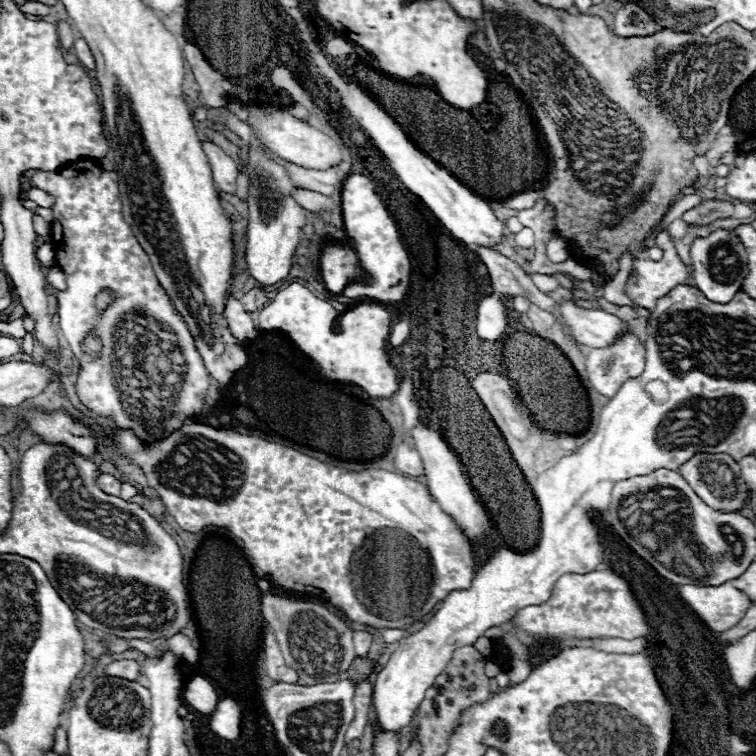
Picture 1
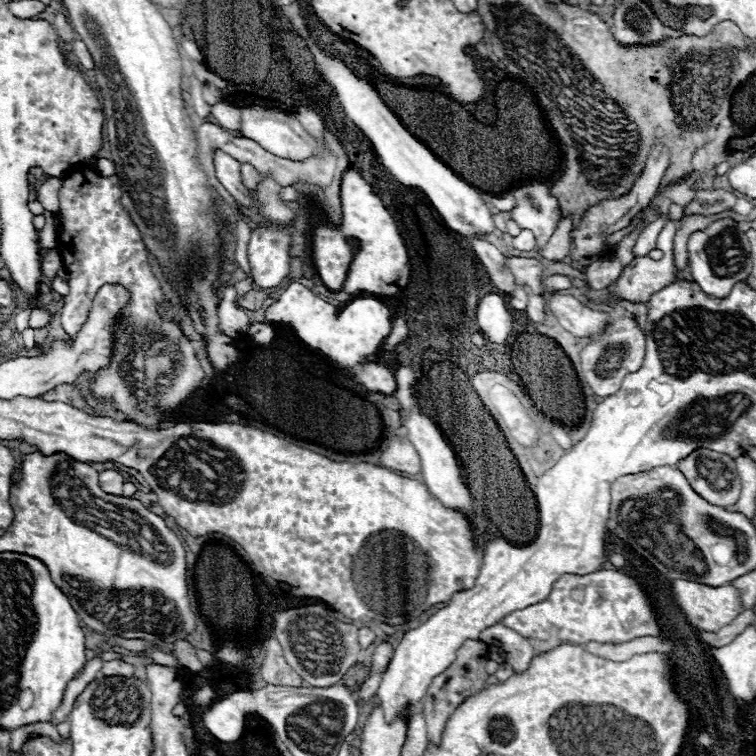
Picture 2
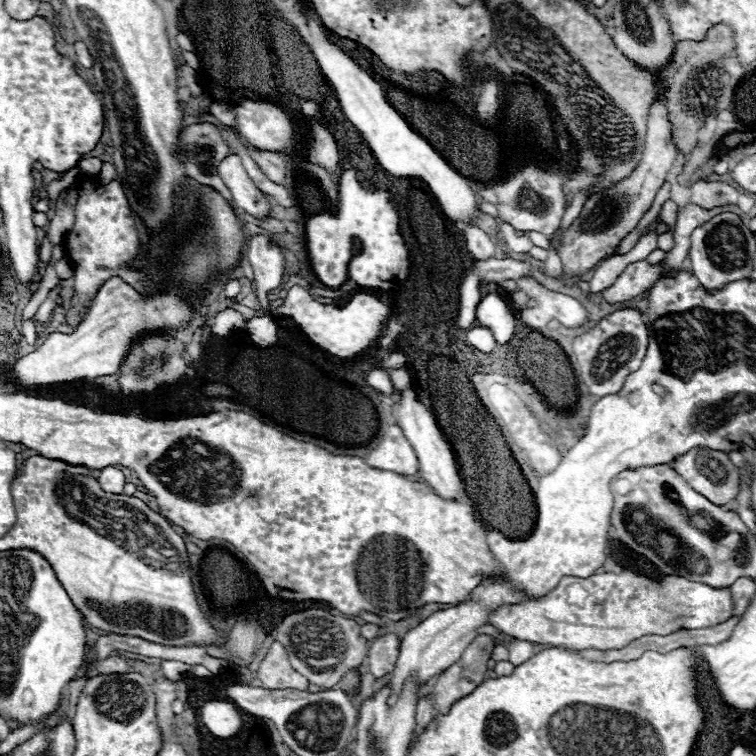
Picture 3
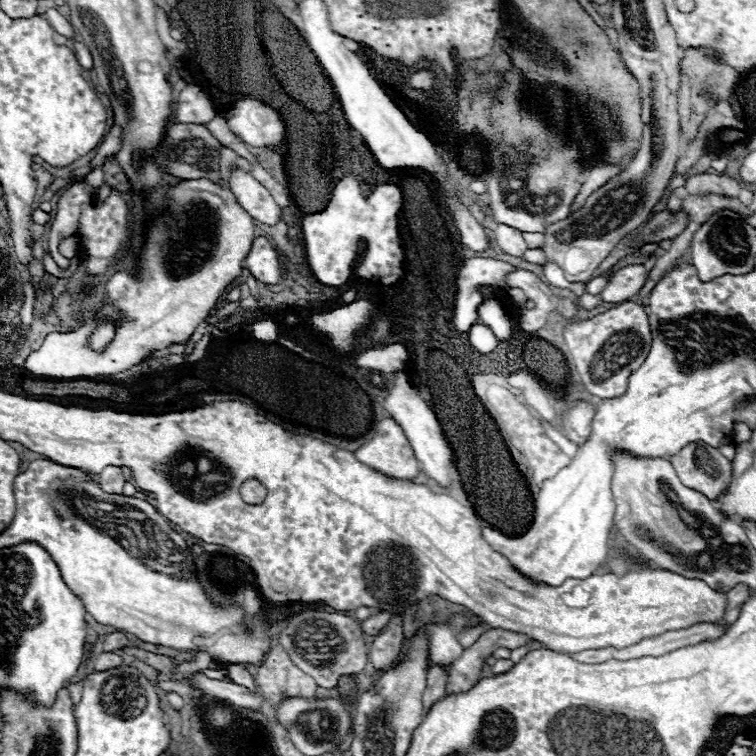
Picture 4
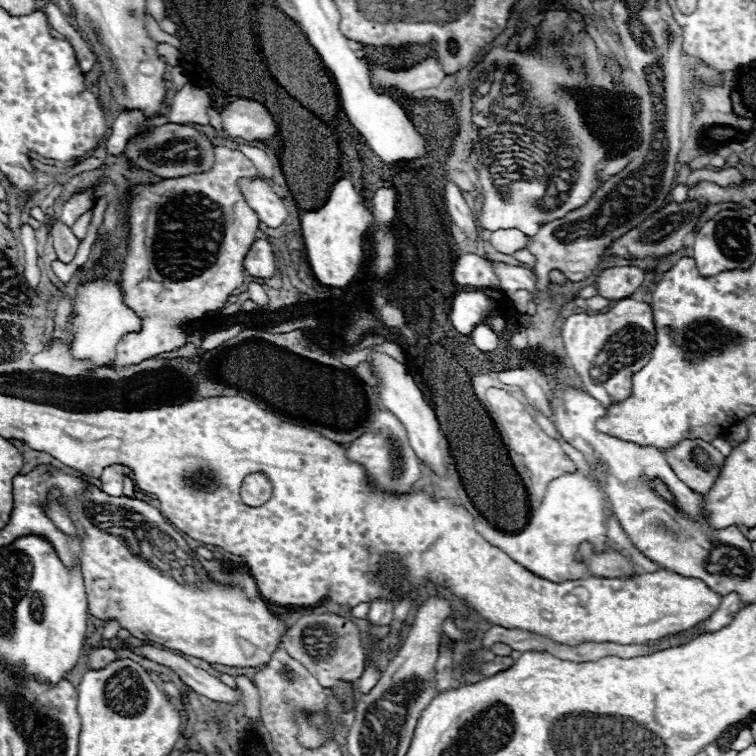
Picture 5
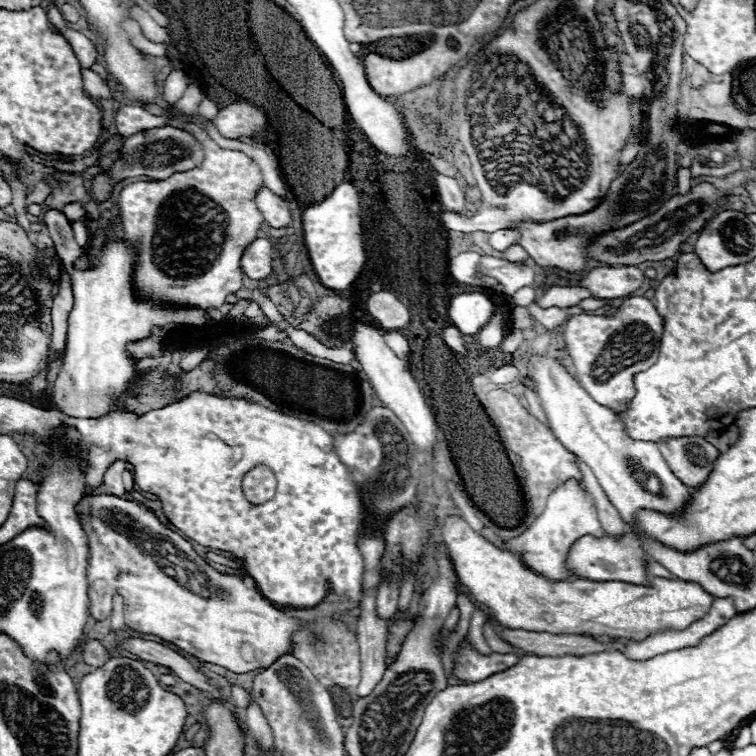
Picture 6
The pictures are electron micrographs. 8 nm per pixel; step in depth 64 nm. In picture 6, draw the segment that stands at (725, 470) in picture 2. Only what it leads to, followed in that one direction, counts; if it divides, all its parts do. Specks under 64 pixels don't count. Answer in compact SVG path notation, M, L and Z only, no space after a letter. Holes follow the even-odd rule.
M698 436L662 440L658 444L670 470L688 486L698 490L710 476L720 452Z

